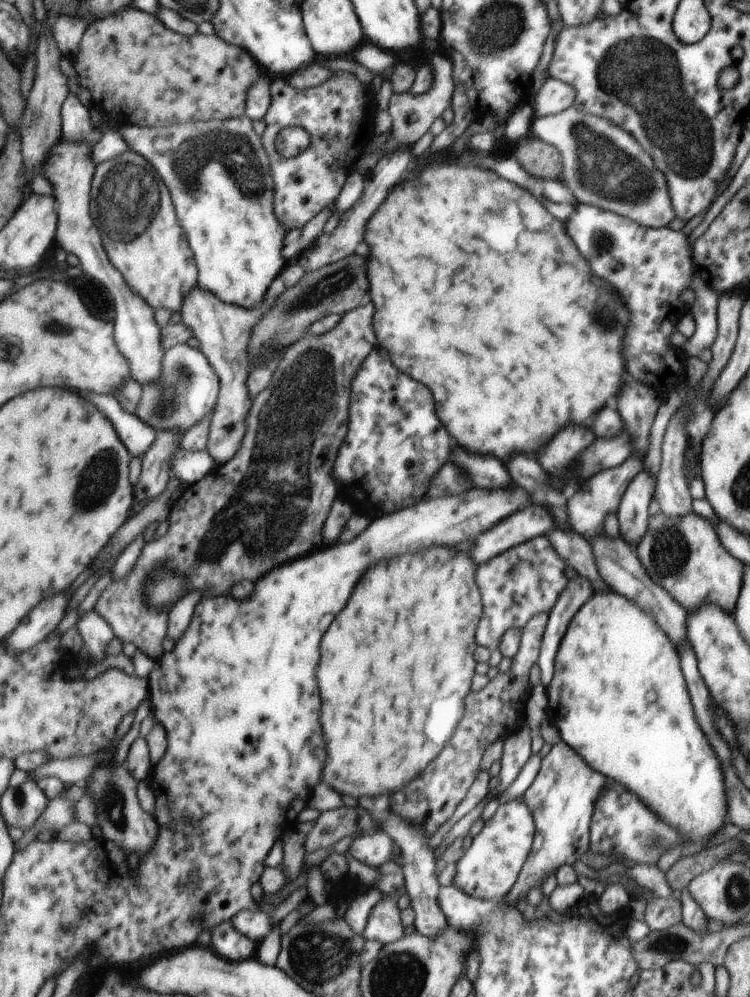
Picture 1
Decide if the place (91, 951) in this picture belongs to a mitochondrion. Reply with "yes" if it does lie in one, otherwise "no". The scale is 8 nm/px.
no

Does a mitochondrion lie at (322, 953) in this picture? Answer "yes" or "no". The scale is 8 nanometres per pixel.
yes

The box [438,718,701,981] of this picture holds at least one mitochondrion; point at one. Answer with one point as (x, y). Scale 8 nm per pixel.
(654, 946)

